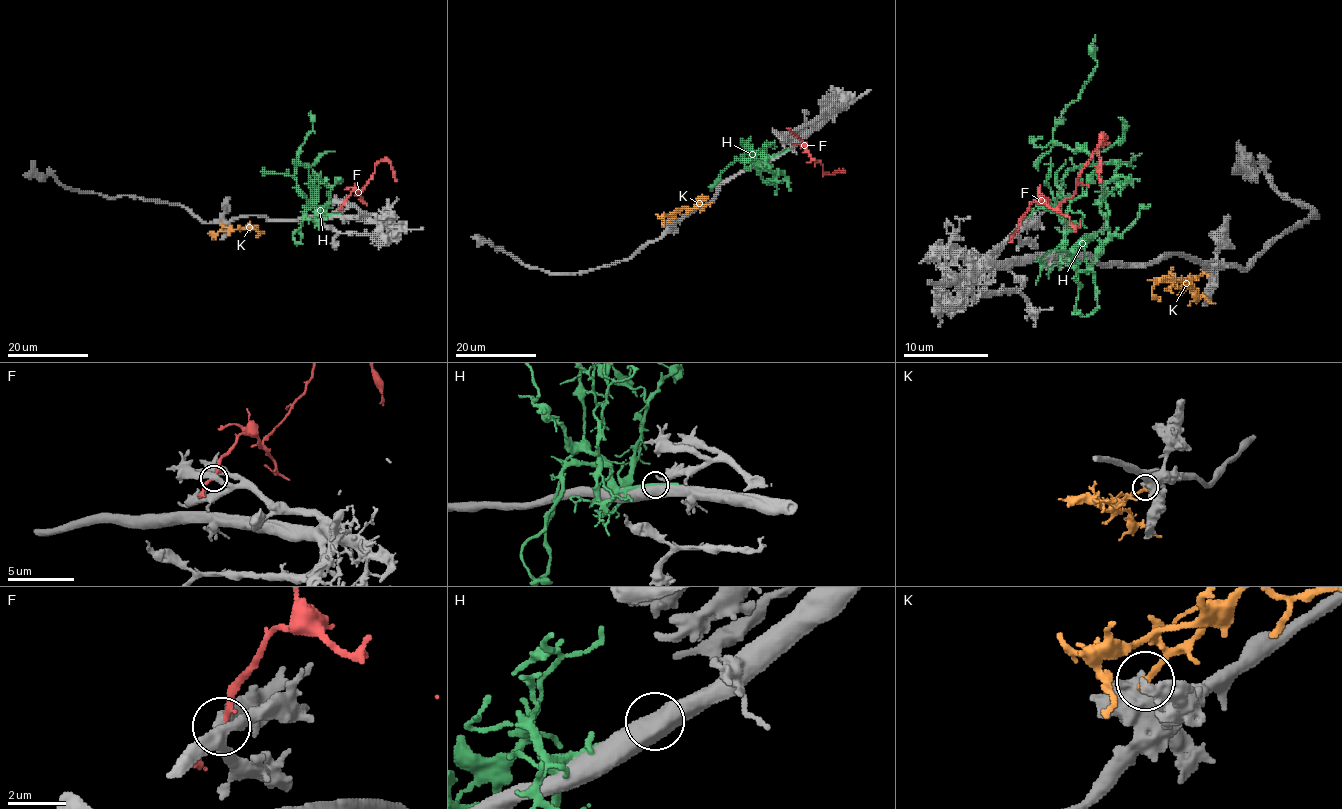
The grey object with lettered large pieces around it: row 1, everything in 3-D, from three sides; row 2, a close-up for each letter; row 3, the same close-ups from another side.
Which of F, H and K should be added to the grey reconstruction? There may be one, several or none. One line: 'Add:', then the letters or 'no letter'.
Add: no letter

